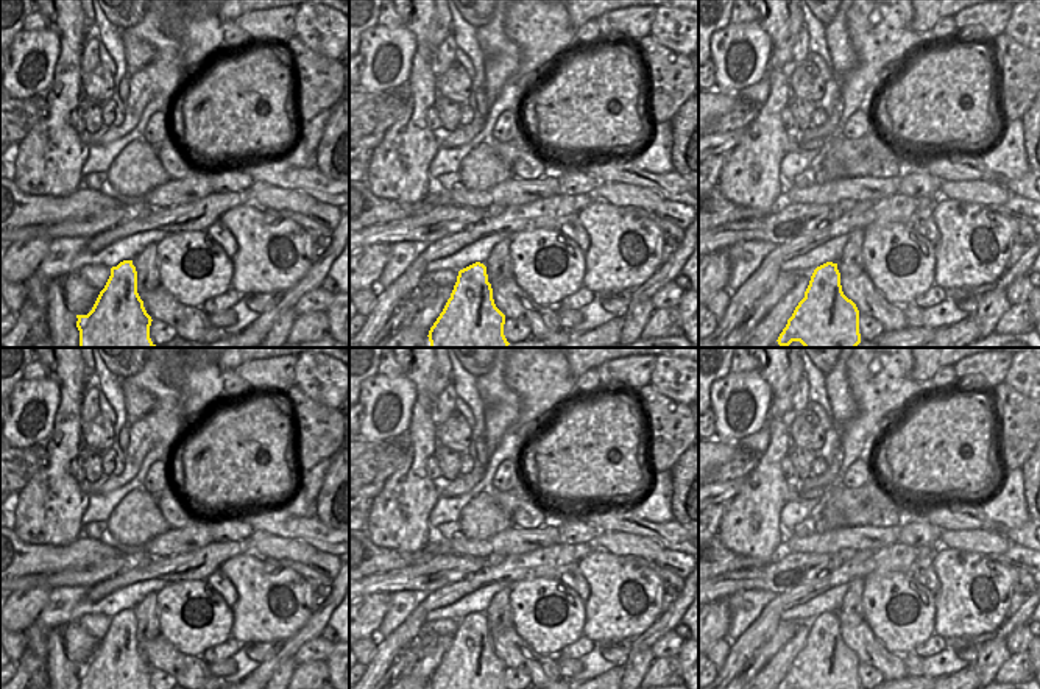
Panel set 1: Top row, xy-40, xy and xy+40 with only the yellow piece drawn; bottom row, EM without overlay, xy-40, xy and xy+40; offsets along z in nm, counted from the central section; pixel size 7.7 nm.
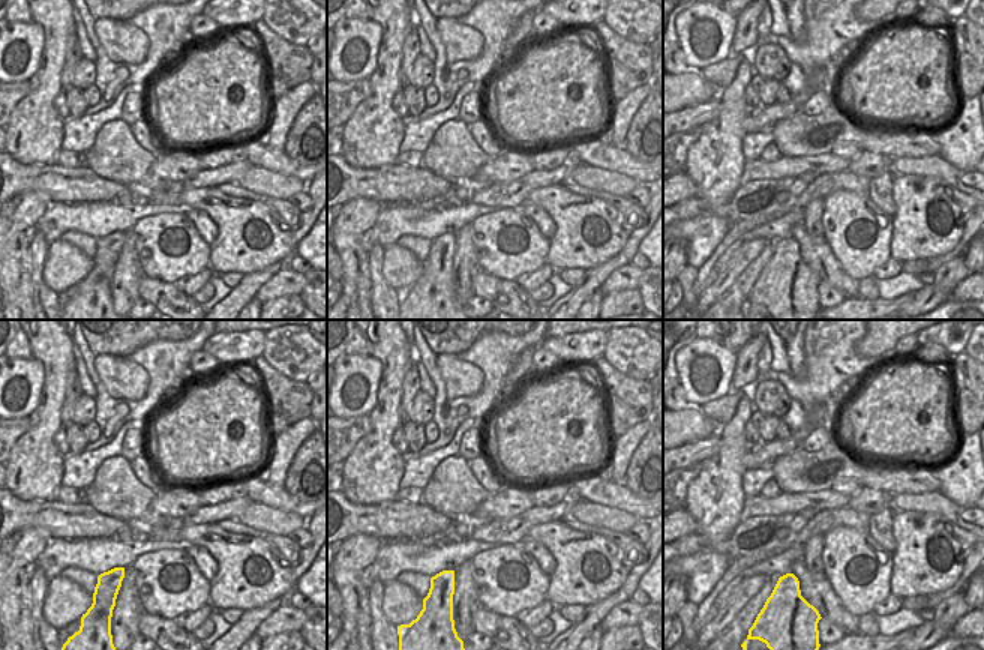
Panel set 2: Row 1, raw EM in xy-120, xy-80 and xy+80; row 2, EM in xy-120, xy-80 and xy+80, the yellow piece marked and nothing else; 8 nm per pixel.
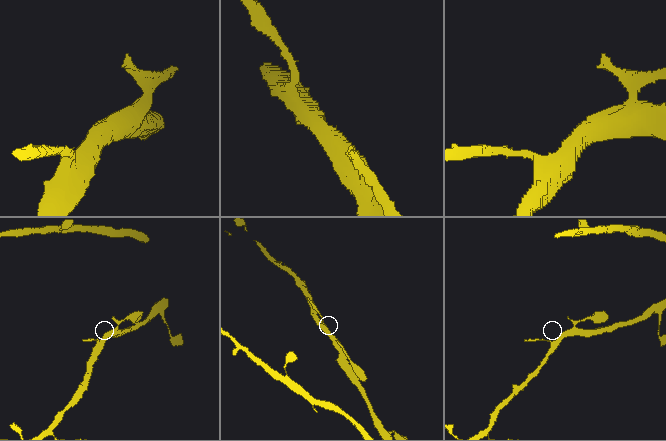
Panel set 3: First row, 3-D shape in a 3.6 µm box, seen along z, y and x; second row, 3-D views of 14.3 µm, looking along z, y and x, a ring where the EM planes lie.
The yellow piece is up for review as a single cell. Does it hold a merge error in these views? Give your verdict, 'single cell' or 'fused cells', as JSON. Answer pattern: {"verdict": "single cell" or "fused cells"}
{"verdict": "fused cells"}

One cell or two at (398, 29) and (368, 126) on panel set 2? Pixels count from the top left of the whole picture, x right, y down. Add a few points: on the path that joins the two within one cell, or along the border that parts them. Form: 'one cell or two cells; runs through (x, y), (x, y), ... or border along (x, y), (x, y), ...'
one cell; runs through (390, 53), (380, 102)

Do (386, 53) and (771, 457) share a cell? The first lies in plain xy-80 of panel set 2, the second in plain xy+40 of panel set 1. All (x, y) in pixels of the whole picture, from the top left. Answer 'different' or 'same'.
same

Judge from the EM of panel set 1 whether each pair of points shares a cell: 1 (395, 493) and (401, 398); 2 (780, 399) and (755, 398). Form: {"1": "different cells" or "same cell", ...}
{"1": "different cells", "2": "different cells"}

